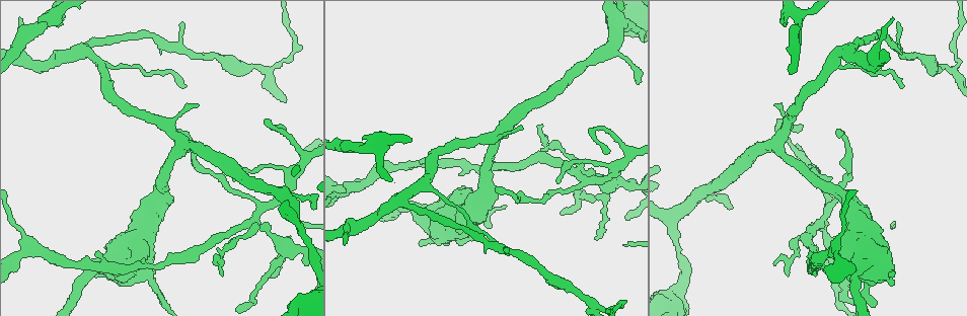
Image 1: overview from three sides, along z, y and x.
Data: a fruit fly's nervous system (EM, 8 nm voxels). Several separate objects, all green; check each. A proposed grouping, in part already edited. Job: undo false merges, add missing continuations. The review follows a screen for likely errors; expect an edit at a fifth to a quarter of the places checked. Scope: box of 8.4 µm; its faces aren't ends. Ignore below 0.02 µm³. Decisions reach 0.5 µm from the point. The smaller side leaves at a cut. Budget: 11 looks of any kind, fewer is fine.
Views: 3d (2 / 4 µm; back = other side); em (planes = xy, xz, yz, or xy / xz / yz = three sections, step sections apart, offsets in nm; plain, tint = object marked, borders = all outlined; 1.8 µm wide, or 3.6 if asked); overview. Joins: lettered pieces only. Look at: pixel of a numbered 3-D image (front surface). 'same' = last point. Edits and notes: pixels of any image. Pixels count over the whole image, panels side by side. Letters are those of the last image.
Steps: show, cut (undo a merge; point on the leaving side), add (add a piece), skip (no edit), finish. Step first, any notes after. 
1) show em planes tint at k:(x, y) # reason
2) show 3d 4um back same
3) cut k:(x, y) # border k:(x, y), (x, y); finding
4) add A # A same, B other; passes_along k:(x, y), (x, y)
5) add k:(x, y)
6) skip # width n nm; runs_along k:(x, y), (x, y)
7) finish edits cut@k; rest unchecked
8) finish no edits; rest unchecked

show 3d 4um at 1:(845, 49) # three arms meet

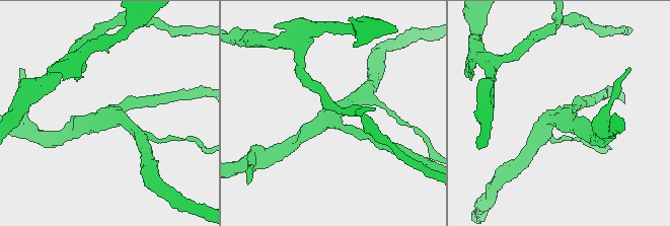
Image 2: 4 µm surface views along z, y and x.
show em yz step 8 tint at 2:(337, 114) # arms 3; arm_widths 180, 220, 260 nm; need the tissue

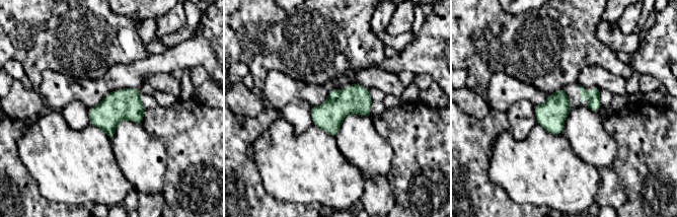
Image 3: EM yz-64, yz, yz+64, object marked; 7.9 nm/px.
show em planes borders same # cut it another way

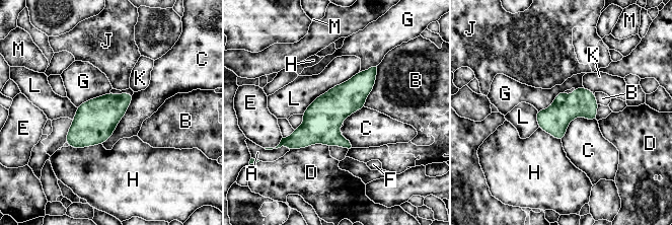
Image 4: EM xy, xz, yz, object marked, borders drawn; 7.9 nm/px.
skip # A other, B other, C other, D other, E other, F other, G other, H other, J other, K other, L other, M other; border 4:(134, 93), (126, 114), (102, 144); continuous, no second neuron

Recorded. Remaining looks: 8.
show 3d 4um at 1:(607, 153) # an open end

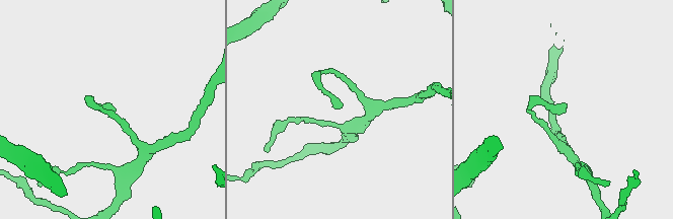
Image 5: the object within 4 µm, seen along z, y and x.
show em 3.6um planes plain at 5:(113, 109) # shape alone is not enough

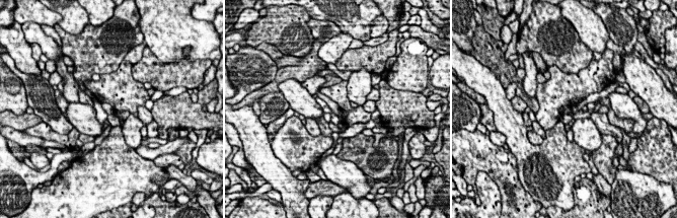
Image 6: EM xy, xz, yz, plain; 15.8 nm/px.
show em 3.6um planes borders same

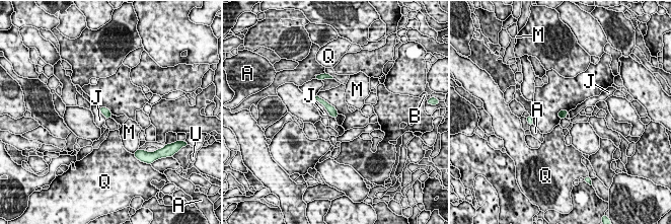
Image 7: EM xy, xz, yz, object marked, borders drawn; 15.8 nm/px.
skip # A other, B other, J other, M other, Q other, U other; border 7:(316, 100), (334, 119); none of them fits

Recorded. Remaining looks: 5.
show 3d 4um at 1:(595, 239) # an open end

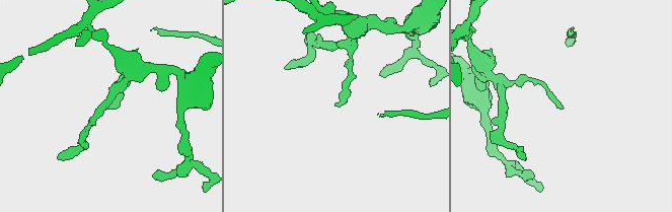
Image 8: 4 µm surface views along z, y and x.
show em planes tint at 8:(337, 105) # shape alone is not enough

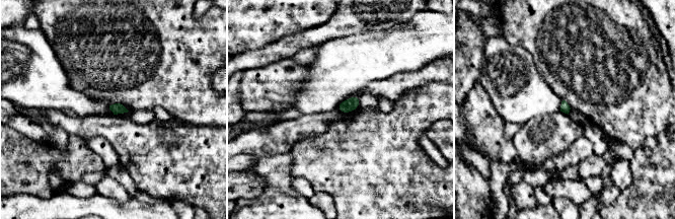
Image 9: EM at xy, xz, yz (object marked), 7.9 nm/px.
show em planes borders same

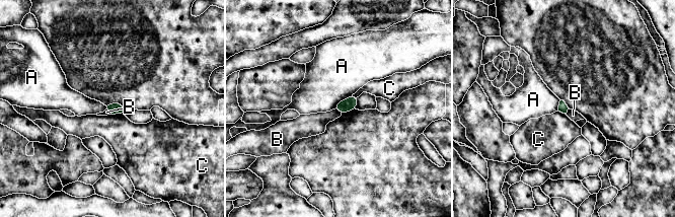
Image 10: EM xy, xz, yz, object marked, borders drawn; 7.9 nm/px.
skip # width 80 nm; A other, B other, C other; no lettered piece goes on from it

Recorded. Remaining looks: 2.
show 3d 2um at 1:(542, 125) # tapers out

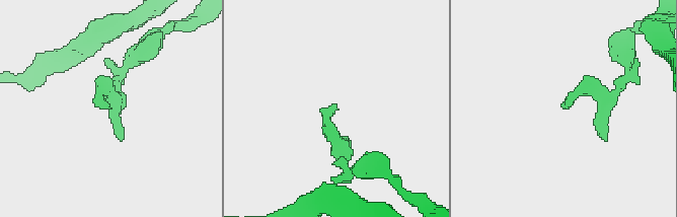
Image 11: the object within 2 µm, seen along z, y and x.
show em planes borders at 11:(567, 109) # now the EM

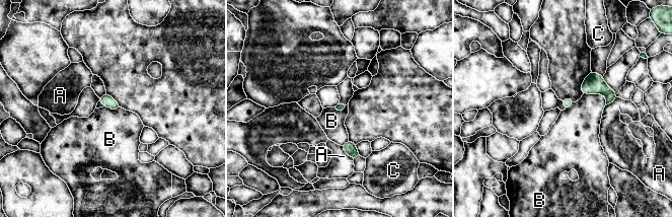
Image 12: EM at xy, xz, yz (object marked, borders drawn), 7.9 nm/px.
skip # A other, B other, C other; border 12:(583, 93), (602, 93), (606, 104); no lettered piece goes on from it

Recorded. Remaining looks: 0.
finish no edits; rest unchecked

